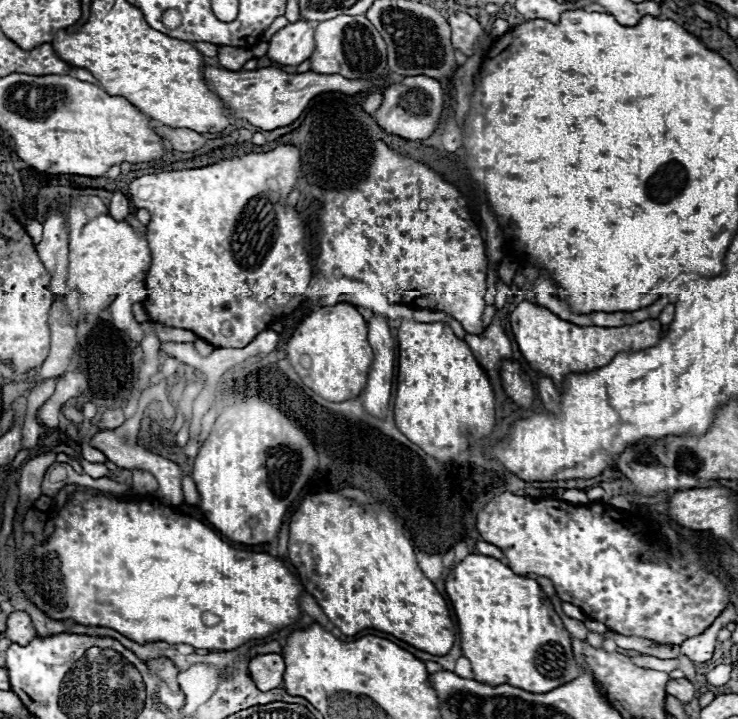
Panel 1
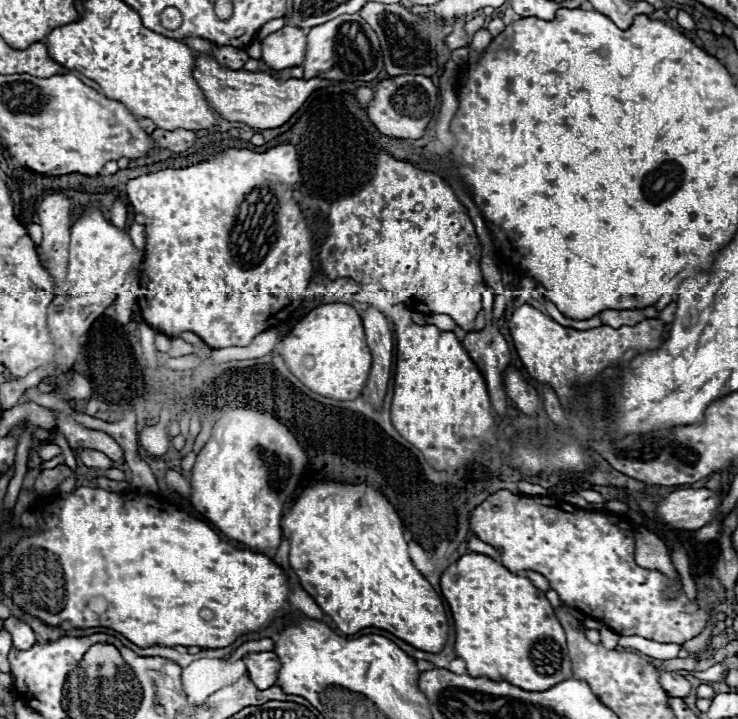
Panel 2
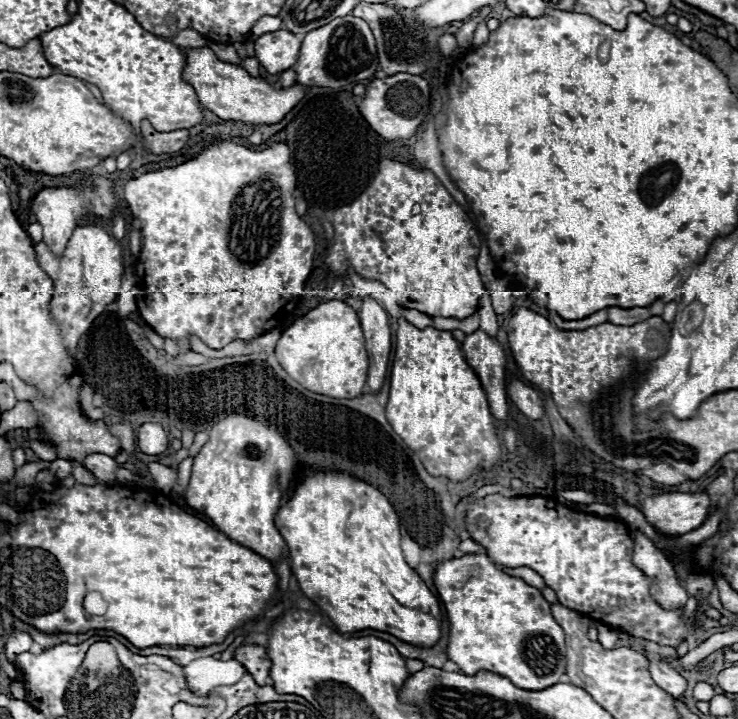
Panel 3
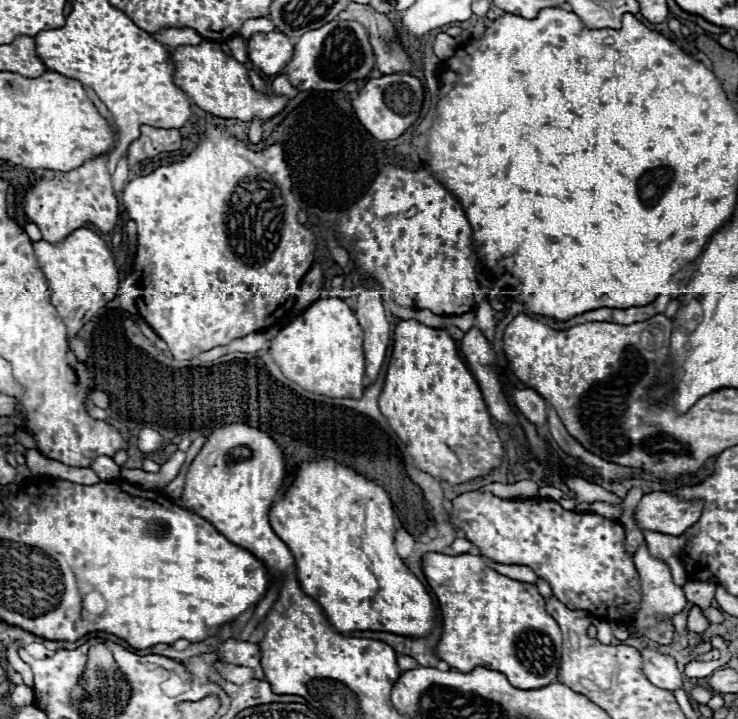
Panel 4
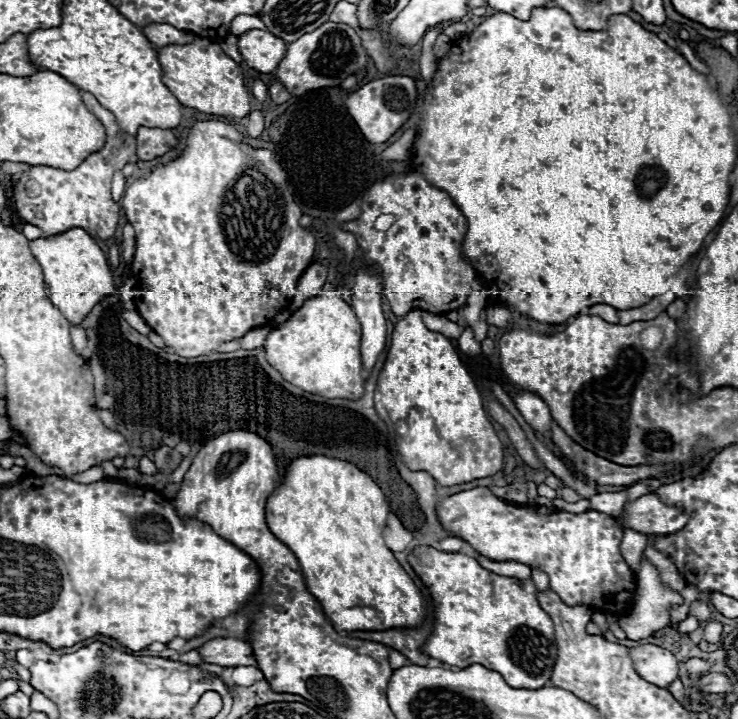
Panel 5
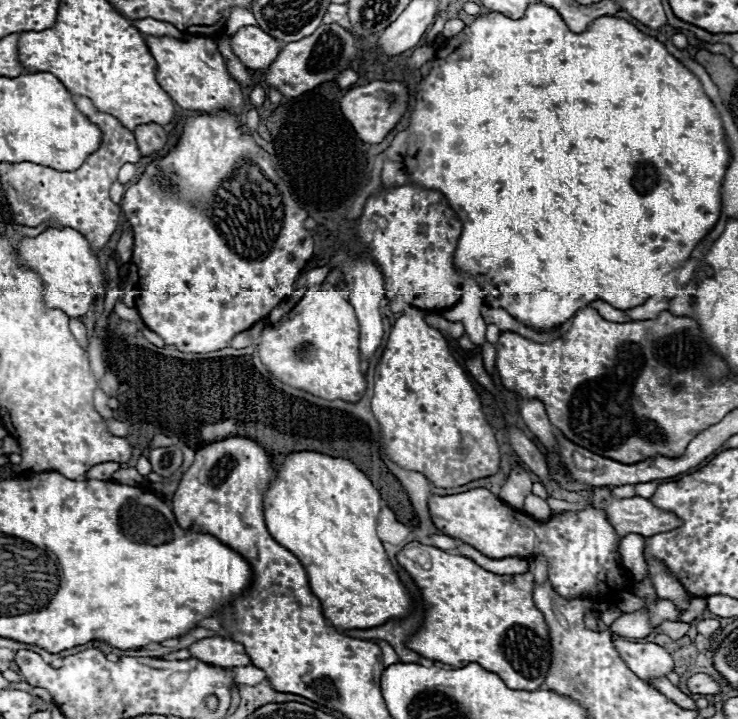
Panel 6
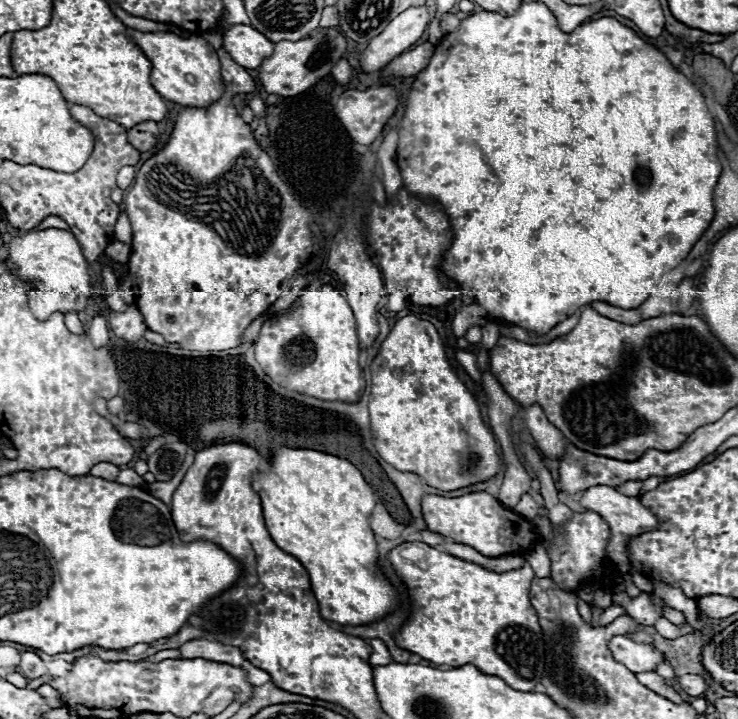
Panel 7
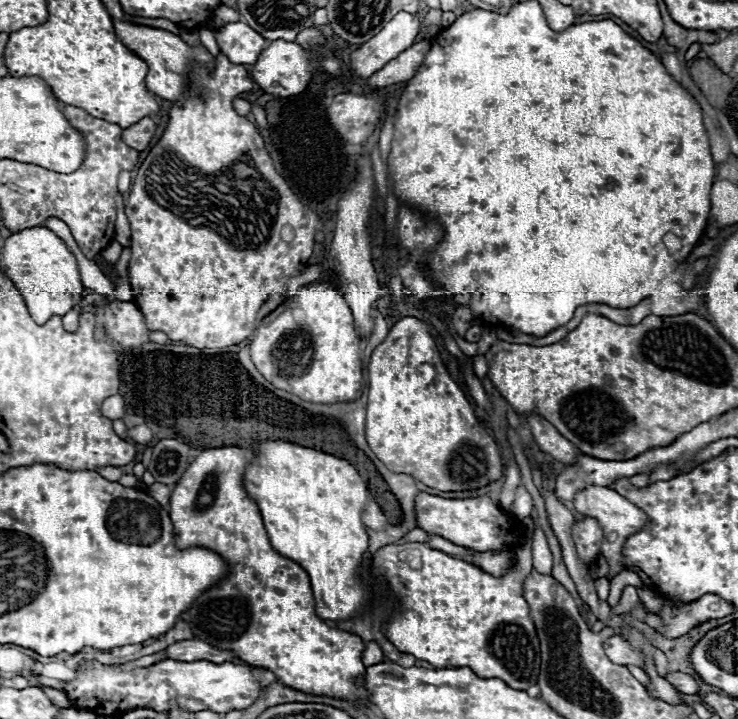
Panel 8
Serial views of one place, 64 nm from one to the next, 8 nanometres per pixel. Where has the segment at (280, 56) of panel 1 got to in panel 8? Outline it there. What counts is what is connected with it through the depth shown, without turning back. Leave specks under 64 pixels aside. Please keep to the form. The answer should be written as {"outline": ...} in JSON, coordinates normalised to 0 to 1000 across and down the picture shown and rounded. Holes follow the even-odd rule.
{"outline":[[[309,31],[293,45],[293,56],[298,70],[317,89],[347,89],[355,70],[363,67],[363,56],[358,56],[350,45],[344,45],[336,33]]]}

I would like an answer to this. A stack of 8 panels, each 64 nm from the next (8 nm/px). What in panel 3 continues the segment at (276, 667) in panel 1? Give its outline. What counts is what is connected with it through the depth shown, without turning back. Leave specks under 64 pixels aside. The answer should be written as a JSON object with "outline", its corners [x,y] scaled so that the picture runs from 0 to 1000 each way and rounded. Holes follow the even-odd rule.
{"outline":[[[325,898],[320,904],[317,915],[322,921],[328,921],[328,926],[336,932],[336,937],[347,946],[350,954],[366,951],[369,921],[360,910],[360,901],[355,901],[355,898]]]}

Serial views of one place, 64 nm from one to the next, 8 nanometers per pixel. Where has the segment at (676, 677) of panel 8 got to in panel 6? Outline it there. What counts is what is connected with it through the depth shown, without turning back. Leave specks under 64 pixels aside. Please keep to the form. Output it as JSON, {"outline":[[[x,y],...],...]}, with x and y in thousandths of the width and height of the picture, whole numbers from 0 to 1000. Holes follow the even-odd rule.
{"outline":[[[940,937],[935,946],[932,946],[932,960],[938,965],[973,965],[978,960],[978,949],[959,940],[959,937]]]}

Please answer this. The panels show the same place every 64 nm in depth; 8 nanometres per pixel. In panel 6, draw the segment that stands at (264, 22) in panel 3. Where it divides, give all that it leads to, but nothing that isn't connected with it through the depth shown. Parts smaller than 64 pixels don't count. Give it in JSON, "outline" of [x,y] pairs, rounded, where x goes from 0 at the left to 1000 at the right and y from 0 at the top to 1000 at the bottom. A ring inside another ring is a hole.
{"outline":[[[314,11],[314,19],[312,19],[312,28],[309,28],[306,45],[314,50],[314,47],[320,47],[325,39],[333,39],[333,36],[350,36],[344,19],[336,17],[336,14],[328,14],[328,11]]]}

